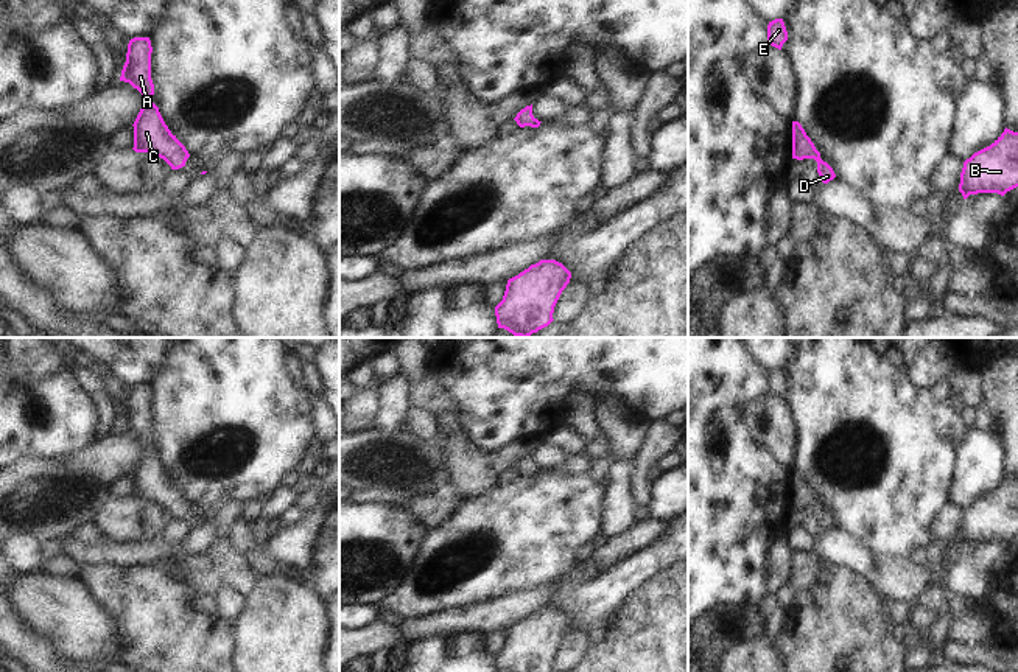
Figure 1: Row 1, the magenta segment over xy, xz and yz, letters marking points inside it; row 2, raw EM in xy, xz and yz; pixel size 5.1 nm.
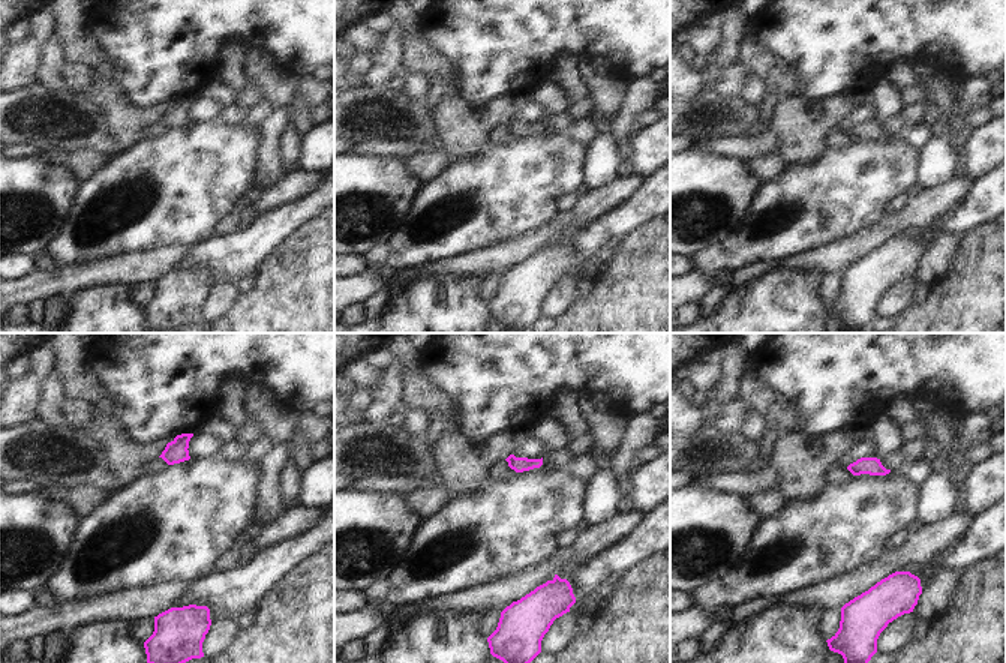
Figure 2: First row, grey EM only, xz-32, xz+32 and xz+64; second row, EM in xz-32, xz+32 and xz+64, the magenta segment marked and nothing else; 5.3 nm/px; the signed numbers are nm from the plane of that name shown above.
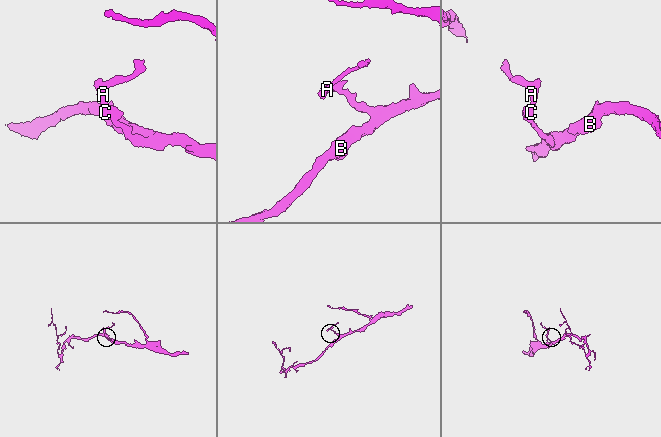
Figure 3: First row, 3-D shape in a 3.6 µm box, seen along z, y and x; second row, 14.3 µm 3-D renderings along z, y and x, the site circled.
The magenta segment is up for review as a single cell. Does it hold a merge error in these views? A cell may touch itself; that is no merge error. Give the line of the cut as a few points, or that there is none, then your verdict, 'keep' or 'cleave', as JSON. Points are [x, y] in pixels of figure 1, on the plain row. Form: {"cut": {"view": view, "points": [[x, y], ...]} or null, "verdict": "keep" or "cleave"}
{"cut": null, "verdict": "keep"}

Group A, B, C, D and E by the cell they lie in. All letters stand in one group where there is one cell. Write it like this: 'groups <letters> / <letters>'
groups A B C D E

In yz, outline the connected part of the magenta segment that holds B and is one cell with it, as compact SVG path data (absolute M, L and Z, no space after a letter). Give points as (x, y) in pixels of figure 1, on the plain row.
M1004 481L964 510L959 540L964 548L978 541L1004 544L1018 535L1018 481Z

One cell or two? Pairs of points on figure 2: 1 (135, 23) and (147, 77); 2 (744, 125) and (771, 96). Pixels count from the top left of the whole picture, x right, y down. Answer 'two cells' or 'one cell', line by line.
1: one cell
2: two cells

